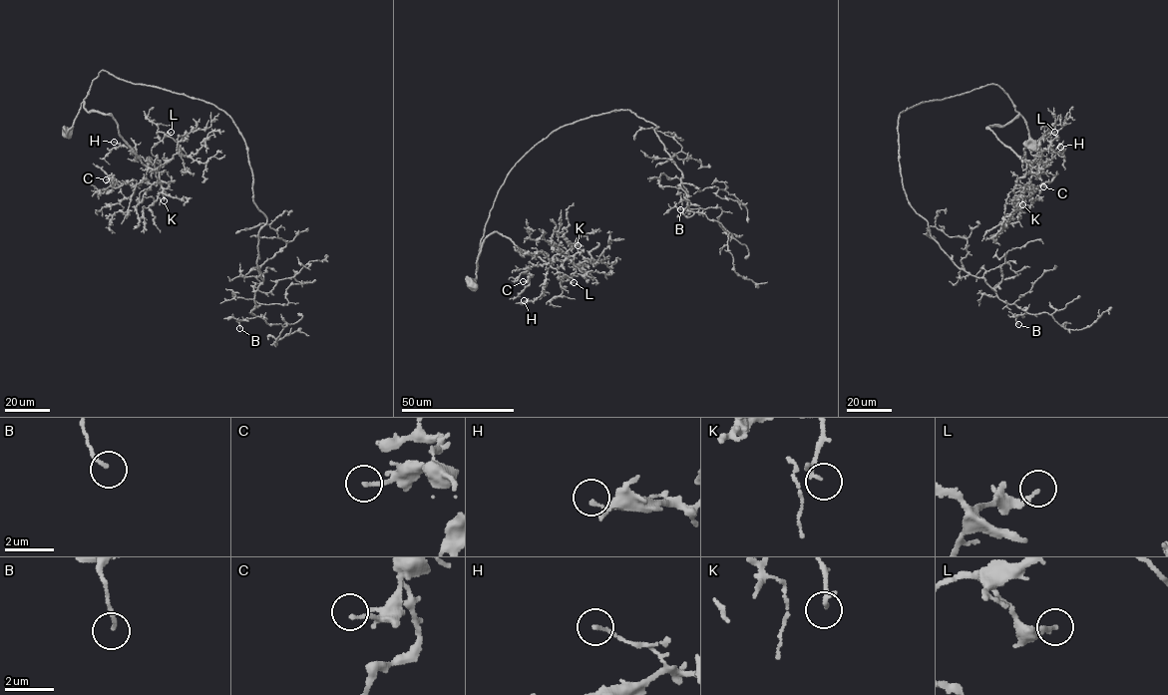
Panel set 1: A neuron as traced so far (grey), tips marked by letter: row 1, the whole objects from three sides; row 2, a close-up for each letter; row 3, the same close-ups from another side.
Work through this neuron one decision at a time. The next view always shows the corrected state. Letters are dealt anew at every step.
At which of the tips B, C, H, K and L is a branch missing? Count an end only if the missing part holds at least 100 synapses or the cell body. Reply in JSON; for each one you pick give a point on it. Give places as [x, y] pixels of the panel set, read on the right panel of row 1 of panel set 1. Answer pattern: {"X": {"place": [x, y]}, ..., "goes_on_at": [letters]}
{"K": {"place": [1022, 204]}, "goes_on_at": ["K"]}

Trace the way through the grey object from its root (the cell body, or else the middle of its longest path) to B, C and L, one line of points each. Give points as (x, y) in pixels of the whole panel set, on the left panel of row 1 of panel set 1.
B: (67, 133), (103, 70), (230, 118), (266, 218), (256, 316), (239, 328)
C: (67, 133), (83, 102), (88, 112), (111, 115), (159, 178), (133, 185), (106, 179)
L: (67, 133), (85, 102), (88, 112), (112, 116), (121, 137), (152, 169), (181, 149), (165, 134), (171, 132)

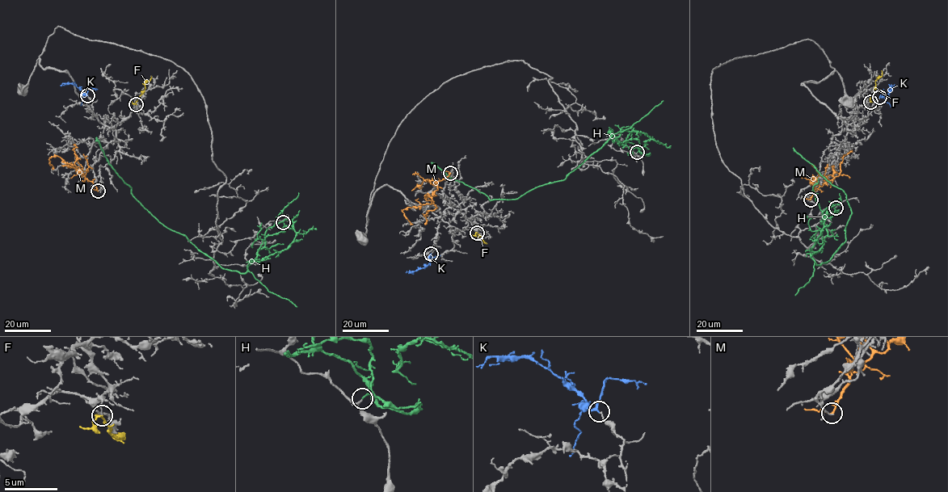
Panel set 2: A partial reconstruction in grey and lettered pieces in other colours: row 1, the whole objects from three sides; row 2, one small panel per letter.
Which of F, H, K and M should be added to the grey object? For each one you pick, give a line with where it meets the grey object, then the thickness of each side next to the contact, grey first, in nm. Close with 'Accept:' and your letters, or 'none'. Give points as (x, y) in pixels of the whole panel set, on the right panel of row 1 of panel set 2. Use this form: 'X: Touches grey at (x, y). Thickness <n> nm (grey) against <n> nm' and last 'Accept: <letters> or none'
K: Touches grey at (879, 97). Thickness 140 nm (grey) against 170 nm
Accept: K

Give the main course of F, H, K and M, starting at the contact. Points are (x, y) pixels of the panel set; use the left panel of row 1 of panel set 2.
F: (136, 104), (151, 75)
H: (283, 222), (284, 230), (265, 238), (265, 246), (245, 272), (225, 269), (140, 203), (109, 164), (96, 137)
K: (86, 95), (71, 83), (60, 85)
M: (98, 191), (78, 170), (59, 157), (52, 157), (49, 159), (52, 169)

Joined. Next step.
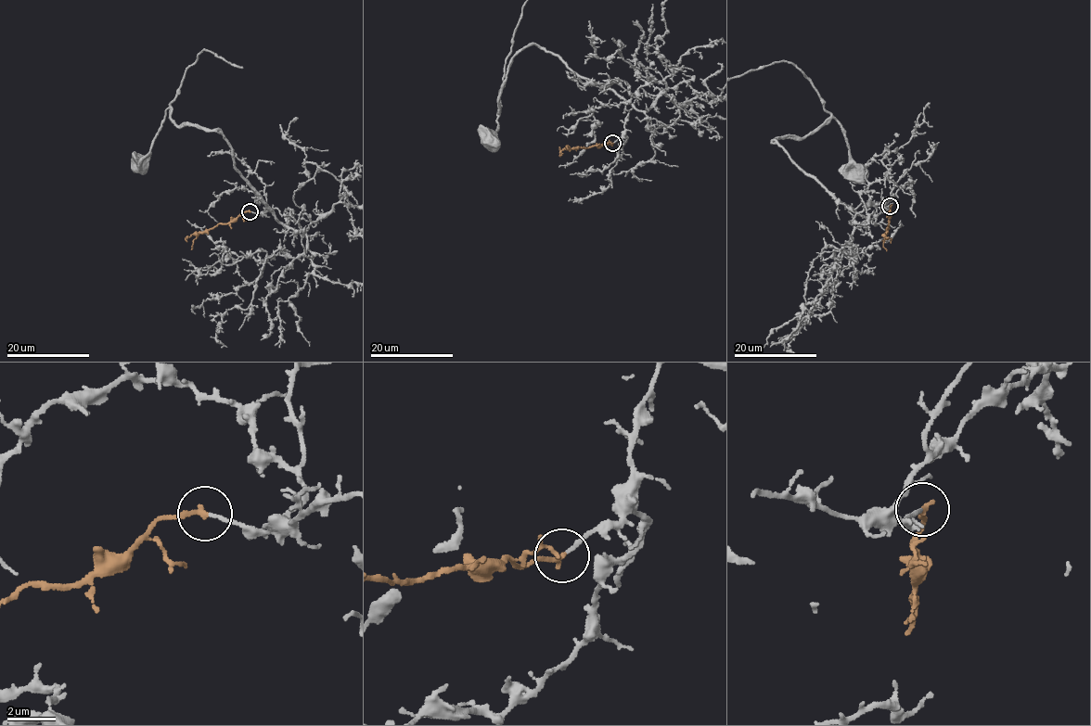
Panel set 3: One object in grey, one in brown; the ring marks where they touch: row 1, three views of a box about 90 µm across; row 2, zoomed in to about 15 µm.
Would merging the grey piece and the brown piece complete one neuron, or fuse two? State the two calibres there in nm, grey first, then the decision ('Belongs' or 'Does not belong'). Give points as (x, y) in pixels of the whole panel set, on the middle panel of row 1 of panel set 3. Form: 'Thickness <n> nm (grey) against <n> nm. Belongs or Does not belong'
Thickness 150 nm (grey) against 240 nm. Belongs

